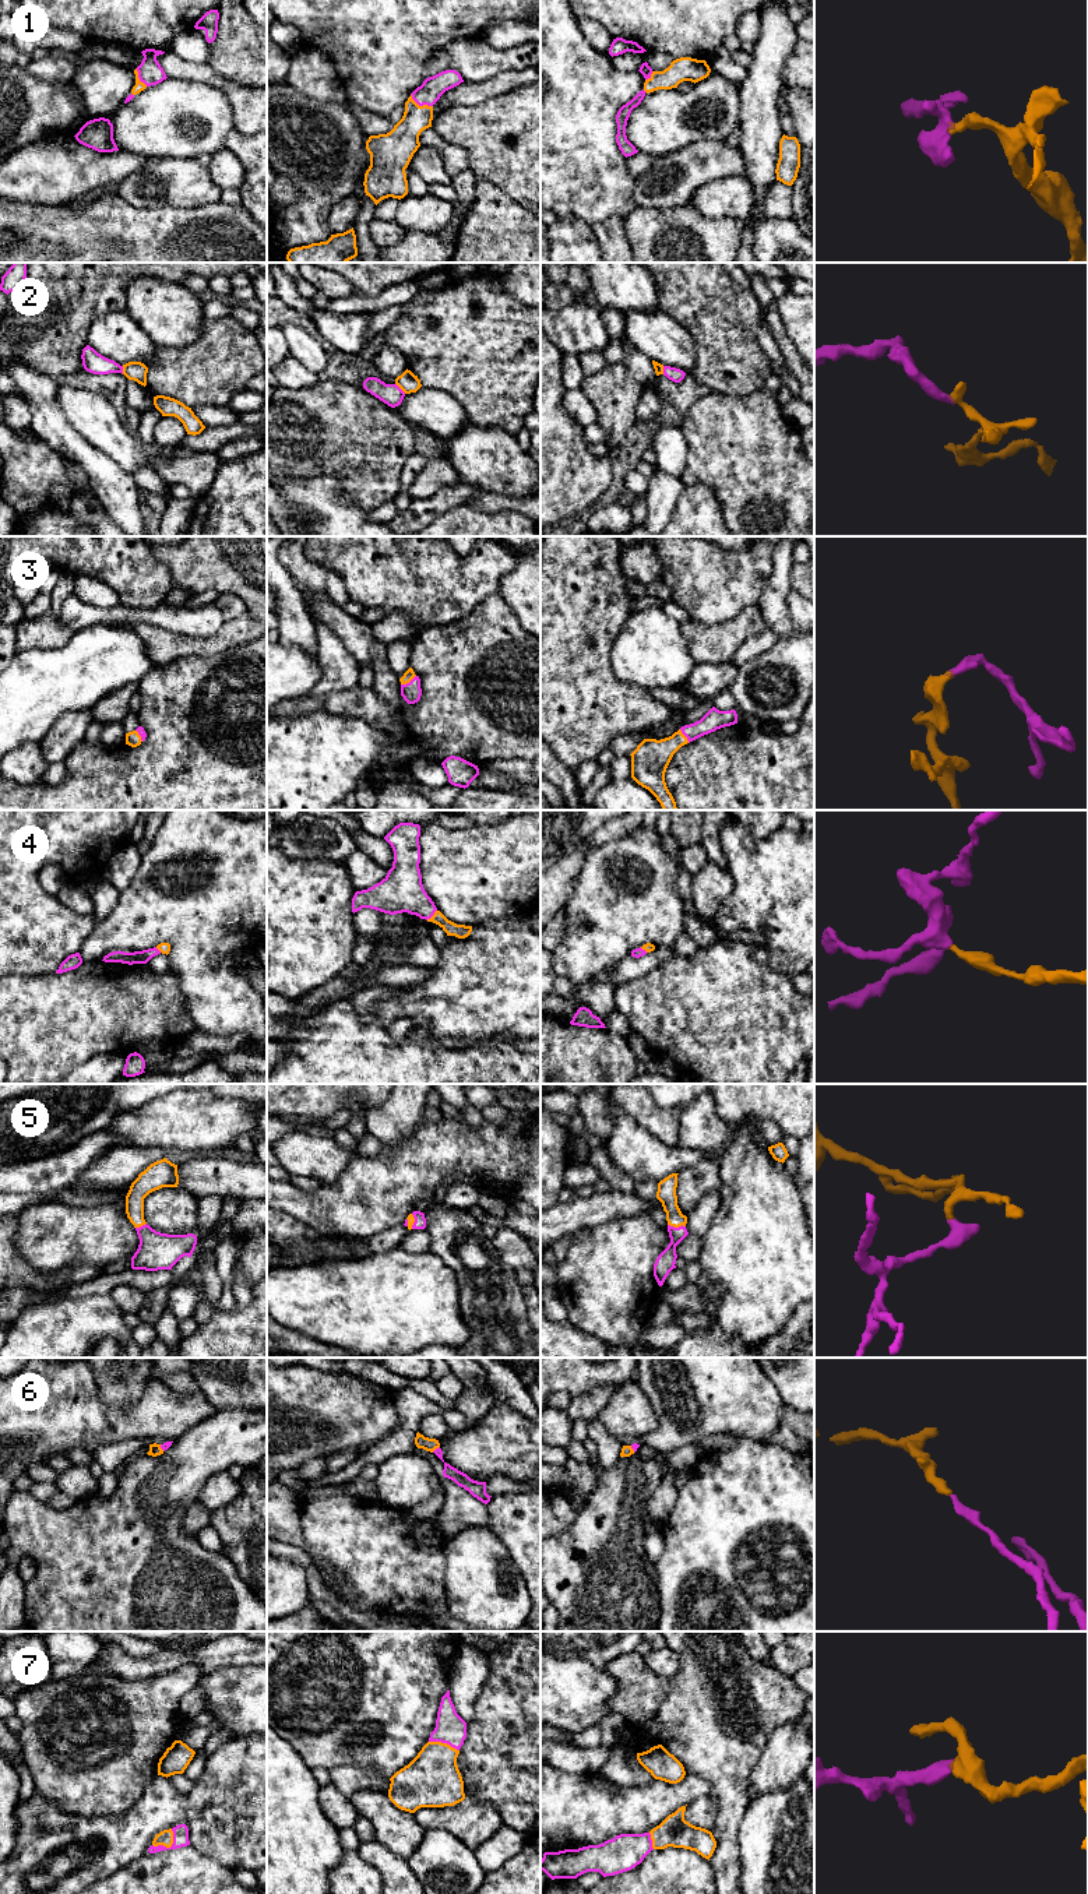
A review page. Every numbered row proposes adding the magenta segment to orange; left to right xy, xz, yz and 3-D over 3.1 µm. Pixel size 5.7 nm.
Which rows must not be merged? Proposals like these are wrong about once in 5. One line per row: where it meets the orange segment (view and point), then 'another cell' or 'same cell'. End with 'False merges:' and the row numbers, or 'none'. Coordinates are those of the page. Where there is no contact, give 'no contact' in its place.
1: contact xz (421, 106); same cell
2: contact xz (401, 388); another cell
3: contact xz (408, 682); same cell
4: contact xz (433, 915); same cell
5: contact yz (676, 1227); same cell
6: contact xz (435, 1449); same cell
7: contact xy (169, 1847); same cell
False merges: 2

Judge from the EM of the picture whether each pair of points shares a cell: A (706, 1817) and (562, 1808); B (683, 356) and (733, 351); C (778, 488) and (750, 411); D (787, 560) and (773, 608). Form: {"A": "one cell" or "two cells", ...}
{"A": "two cells", "B": "two cells", "C": "one cell", "D": "one cell"}

